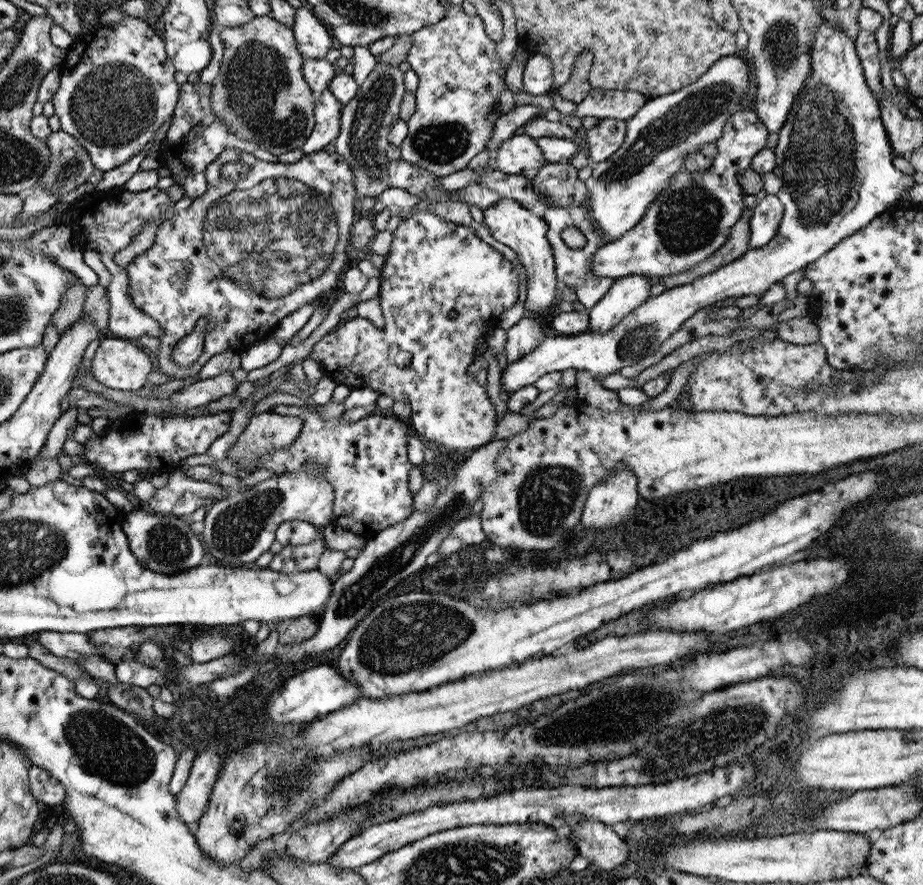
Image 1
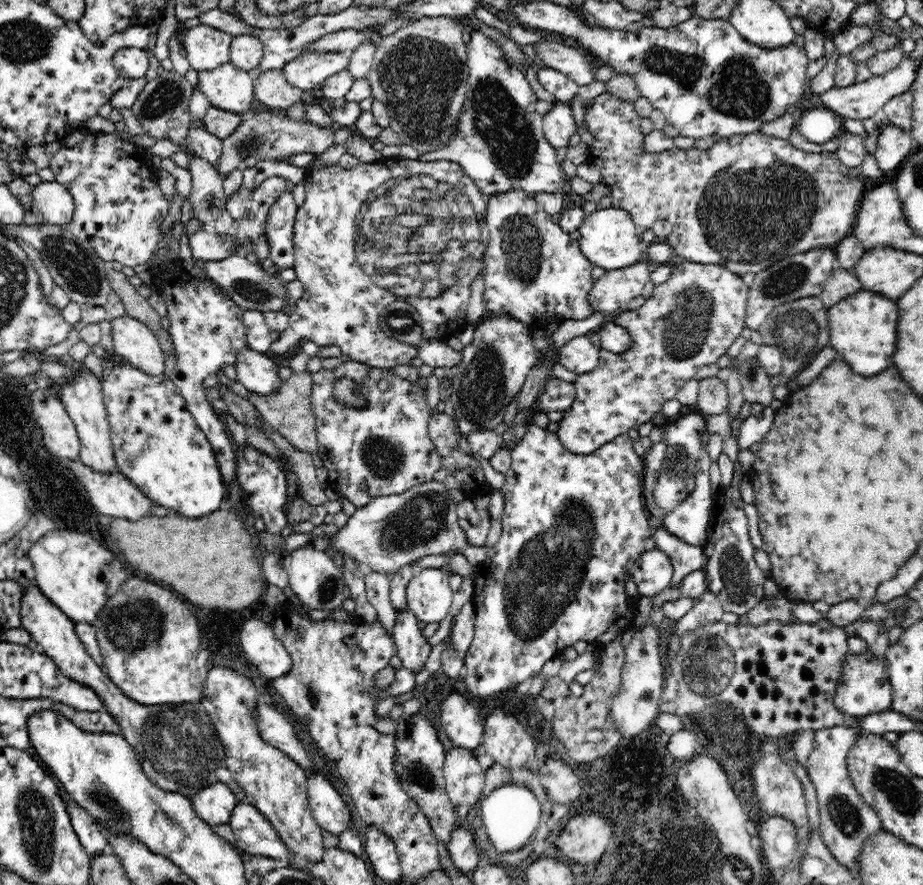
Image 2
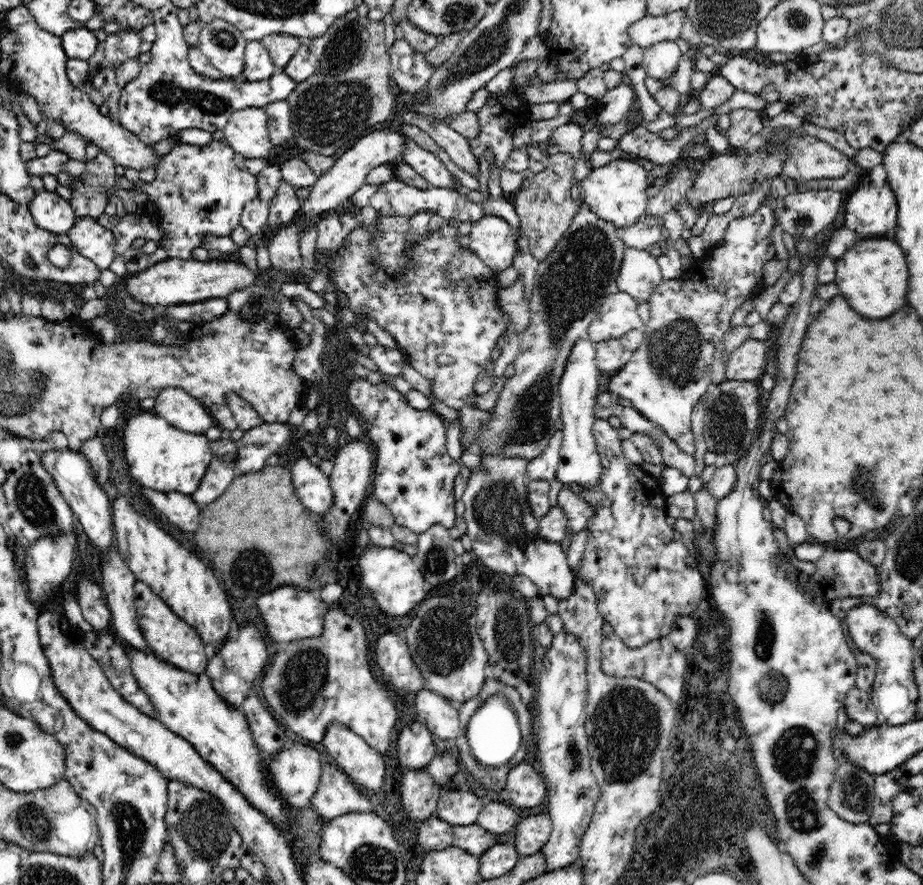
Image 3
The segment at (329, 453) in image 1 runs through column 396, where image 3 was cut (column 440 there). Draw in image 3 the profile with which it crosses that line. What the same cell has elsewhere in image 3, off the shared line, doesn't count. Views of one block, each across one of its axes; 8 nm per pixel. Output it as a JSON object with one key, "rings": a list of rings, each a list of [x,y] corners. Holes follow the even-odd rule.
{"rings":[[[352,378],[348,384],[348,400],[356,414],[362,416],[368,438],[376,448],[376,468],[370,488],[374,498],[392,512],[398,526],[406,526],[418,536],[434,524],[442,524],[448,530],[454,528],[454,478],[462,474],[462,464],[448,456],[448,422],[432,408],[414,410],[406,394],[384,382],[374,386],[366,380]]]}

